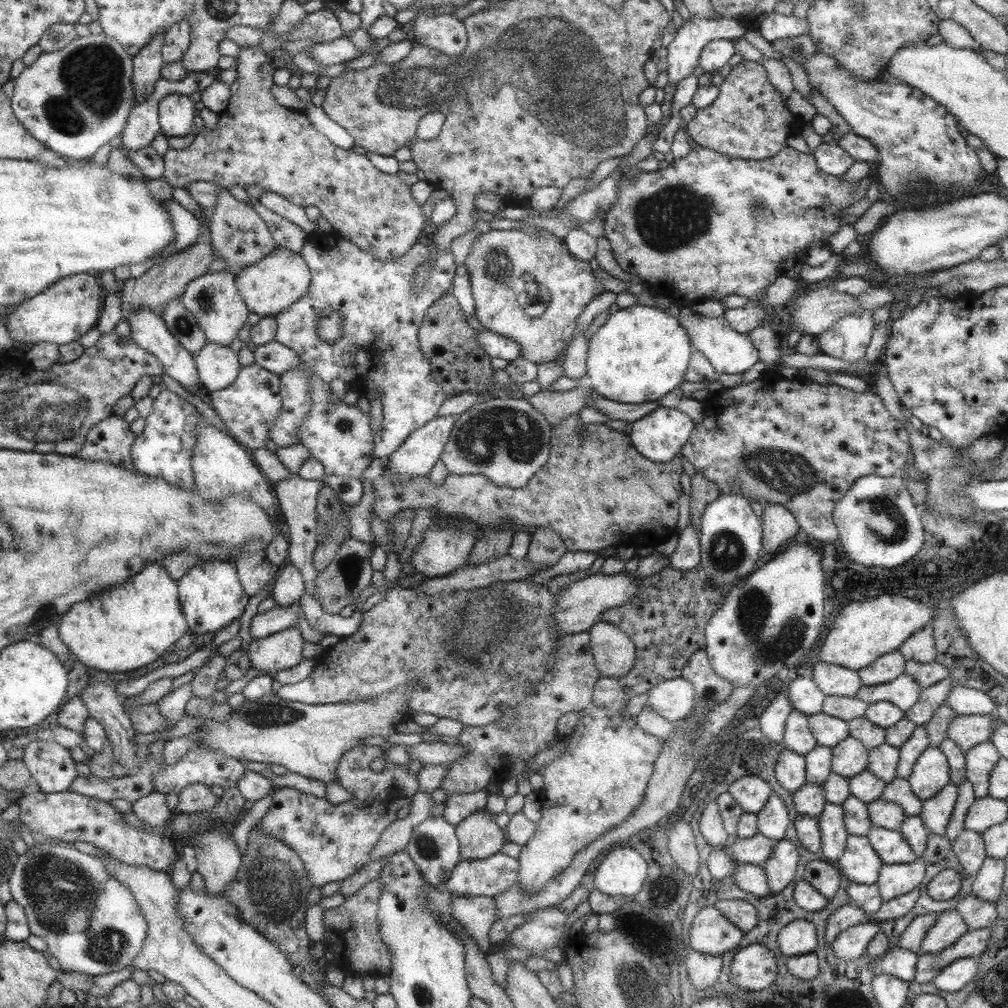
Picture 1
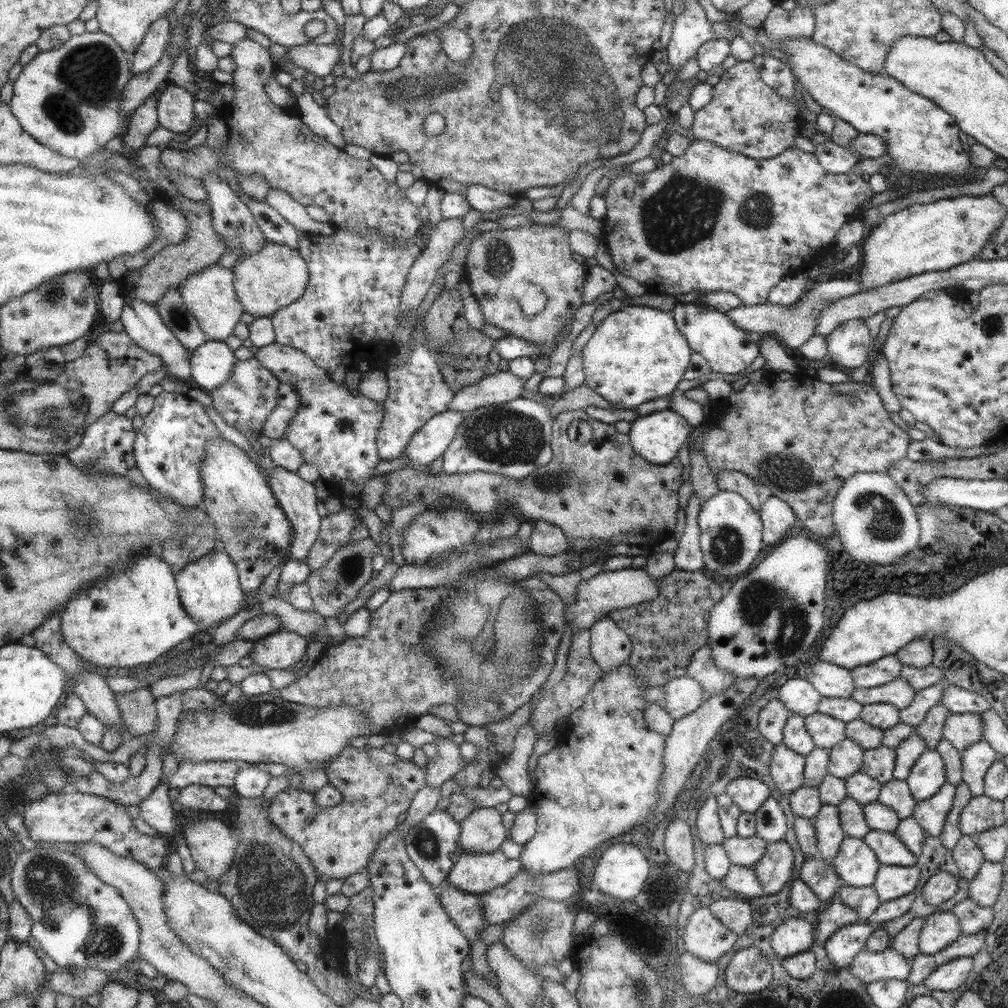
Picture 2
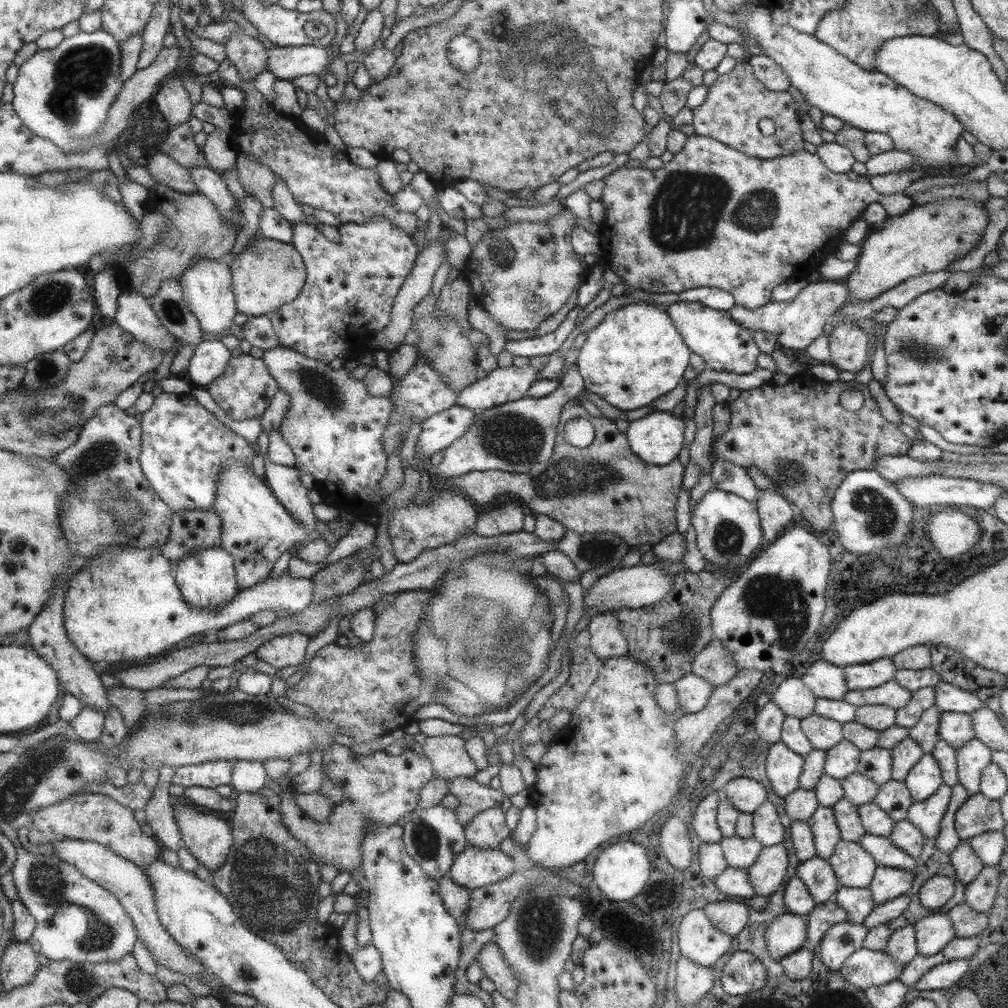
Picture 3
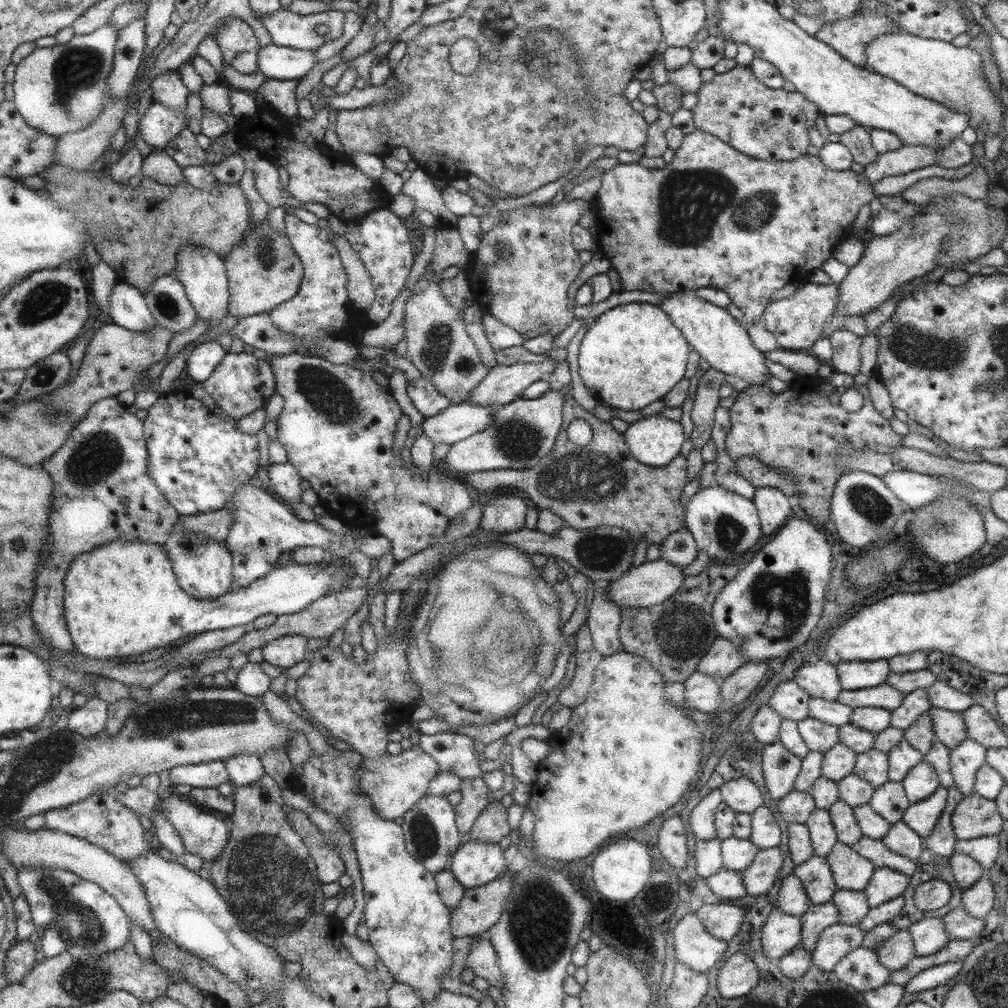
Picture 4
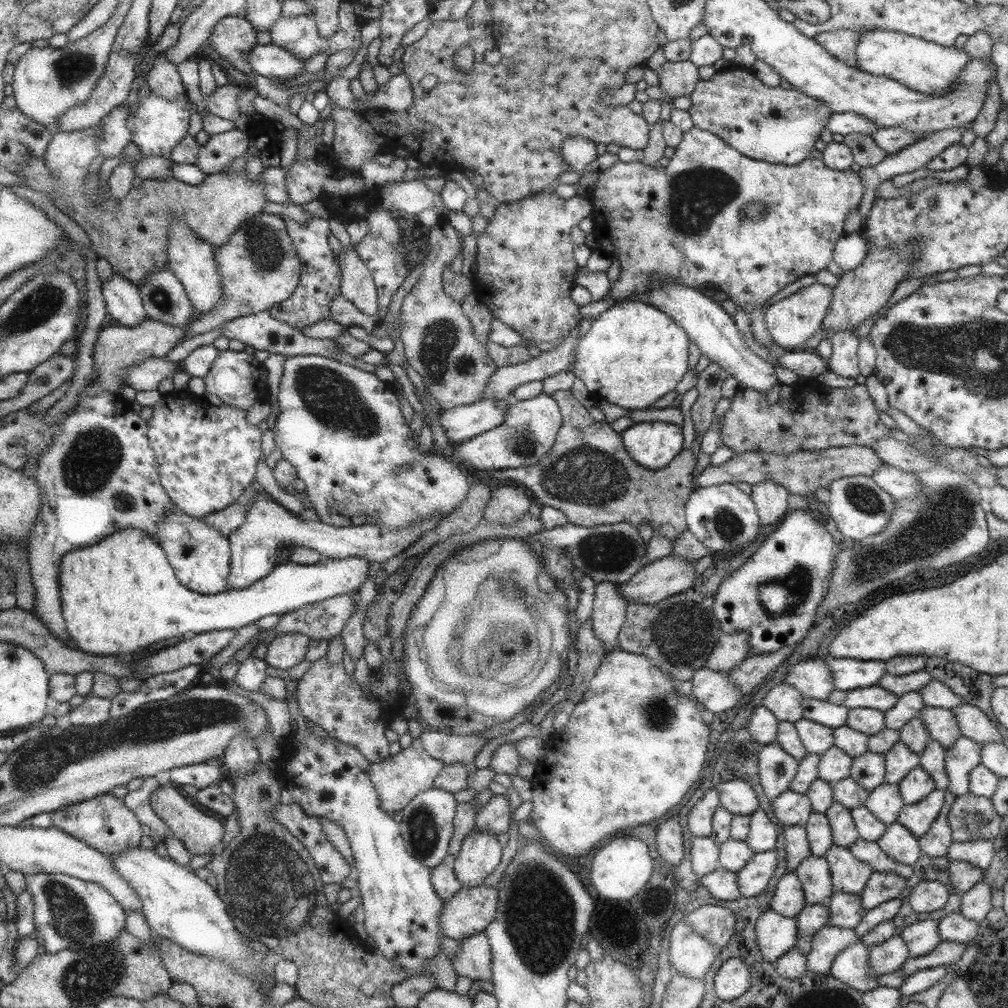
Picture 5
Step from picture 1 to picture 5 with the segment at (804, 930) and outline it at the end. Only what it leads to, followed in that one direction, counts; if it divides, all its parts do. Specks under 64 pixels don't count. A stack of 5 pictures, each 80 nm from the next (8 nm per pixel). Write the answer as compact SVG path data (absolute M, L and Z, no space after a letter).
M771 909L764 910L756 922L756 947L761 958L774 963L788 948L795 946L798 933L795 918L785 918Z

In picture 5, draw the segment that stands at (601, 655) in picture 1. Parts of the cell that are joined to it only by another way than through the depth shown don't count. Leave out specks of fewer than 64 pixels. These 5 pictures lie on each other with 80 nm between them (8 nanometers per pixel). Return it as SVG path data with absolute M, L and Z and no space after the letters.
M609 581L595 585L591 624L595 636L602 642L605 652L616 648L621 625L626 619L627 602L618 586Z

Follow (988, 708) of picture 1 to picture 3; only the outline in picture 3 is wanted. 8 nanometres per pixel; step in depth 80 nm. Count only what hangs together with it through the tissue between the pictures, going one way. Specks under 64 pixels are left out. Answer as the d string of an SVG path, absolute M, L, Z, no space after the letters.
M939 681L932 687L934 692L934 705L940 712L958 712L969 714L973 709L983 706L982 702L974 695L956 686Z

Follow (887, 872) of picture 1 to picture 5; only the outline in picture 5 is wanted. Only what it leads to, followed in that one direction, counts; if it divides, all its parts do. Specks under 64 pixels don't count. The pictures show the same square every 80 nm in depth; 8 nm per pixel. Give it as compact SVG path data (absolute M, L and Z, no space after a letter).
M873 871L864 889L858 894L861 908L865 911L893 898L898 898L906 886L906 879L900 875Z

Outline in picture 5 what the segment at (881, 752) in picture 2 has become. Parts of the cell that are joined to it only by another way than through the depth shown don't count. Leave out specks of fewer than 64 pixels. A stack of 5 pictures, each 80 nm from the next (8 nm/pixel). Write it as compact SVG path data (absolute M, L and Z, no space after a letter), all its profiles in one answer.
M865 751L852 760L849 777L871 792L884 782L885 764L881 754Z

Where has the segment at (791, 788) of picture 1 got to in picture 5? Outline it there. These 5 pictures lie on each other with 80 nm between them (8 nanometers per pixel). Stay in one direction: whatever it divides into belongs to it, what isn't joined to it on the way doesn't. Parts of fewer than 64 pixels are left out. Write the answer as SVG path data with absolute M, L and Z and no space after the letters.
M775 742L762 745L758 752L758 776L763 795L772 802L789 788L796 774L798 761Z

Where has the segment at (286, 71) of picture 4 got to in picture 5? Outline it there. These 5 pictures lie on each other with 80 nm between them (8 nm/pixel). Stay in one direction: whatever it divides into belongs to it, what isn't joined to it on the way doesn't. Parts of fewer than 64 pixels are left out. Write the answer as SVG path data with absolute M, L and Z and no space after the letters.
M274 42L266 45L257 43L248 56L253 71L272 79L296 75L303 68L304 62Z

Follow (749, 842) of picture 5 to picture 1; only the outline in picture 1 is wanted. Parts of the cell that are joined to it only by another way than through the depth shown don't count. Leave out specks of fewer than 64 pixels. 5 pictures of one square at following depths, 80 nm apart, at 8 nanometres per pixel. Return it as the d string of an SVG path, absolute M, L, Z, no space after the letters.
M771 794L755 817L758 833L771 841L781 841L784 839L785 829L792 815L787 813L779 797Z

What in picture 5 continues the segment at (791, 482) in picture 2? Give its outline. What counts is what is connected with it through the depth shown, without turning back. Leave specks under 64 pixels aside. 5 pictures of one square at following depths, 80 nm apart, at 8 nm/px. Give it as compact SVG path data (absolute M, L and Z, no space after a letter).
M815 378L796 385L796 394L785 401L767 405L765 394L752 388L739 388L723 414L719 437L735 453L757 451L788 455L797 451L816 451L859 445L870 447L881 438L889 438L879 422L865 385L849 388L827 387Z

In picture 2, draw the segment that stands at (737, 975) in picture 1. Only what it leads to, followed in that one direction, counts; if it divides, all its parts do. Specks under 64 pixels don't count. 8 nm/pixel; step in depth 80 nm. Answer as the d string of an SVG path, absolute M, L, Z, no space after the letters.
M752 946L737 950L725 968L725 984L739 994L759 992L771 982L772 970L767 959Z

